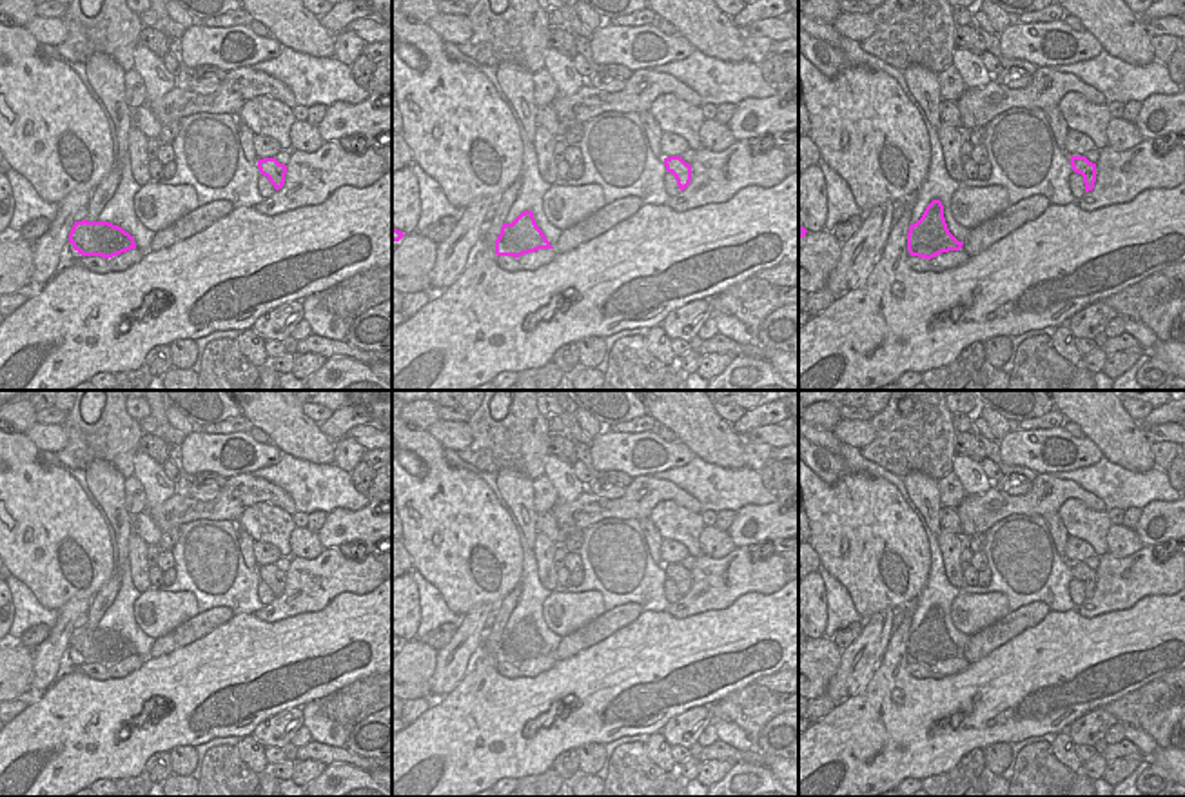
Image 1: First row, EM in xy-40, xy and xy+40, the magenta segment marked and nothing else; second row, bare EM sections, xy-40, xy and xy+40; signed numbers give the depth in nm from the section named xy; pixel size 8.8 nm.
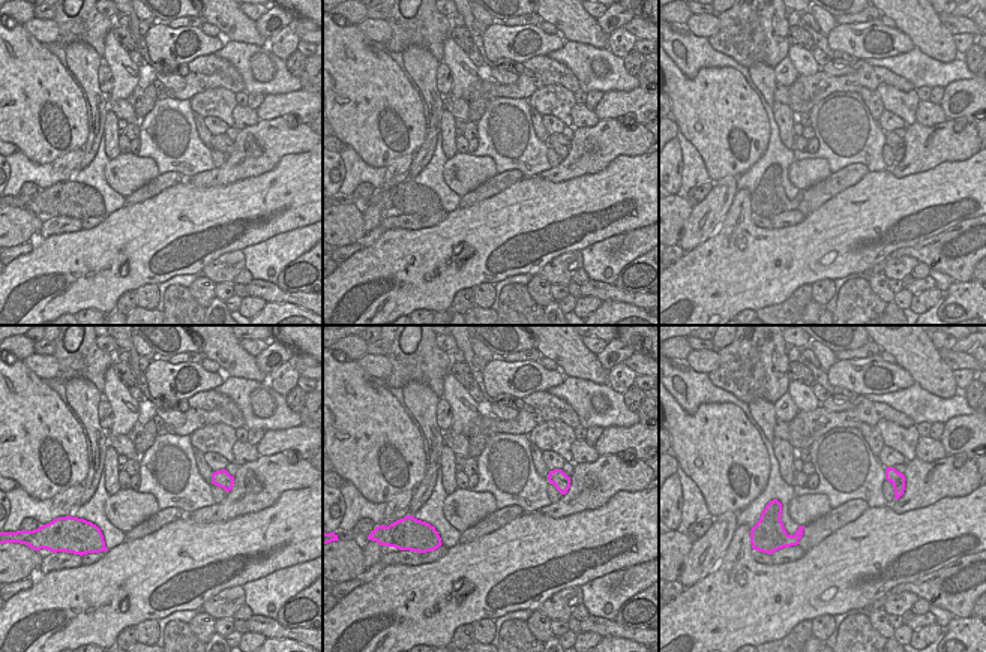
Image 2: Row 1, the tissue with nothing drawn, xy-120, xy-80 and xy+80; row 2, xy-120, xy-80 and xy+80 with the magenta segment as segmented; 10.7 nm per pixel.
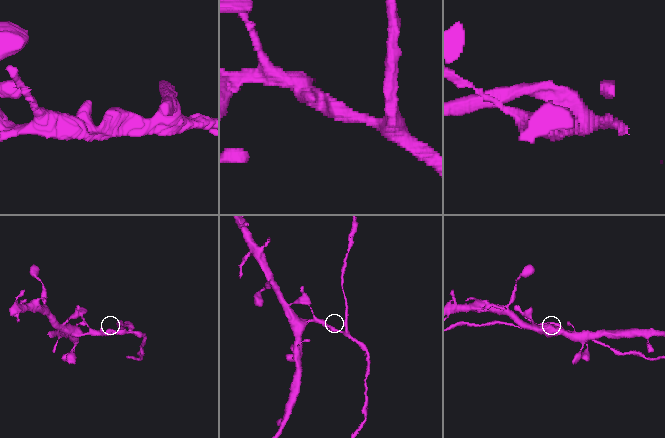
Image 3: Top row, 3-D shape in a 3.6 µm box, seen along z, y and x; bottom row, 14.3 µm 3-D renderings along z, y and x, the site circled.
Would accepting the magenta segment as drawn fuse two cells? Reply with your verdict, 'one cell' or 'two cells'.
two cells

